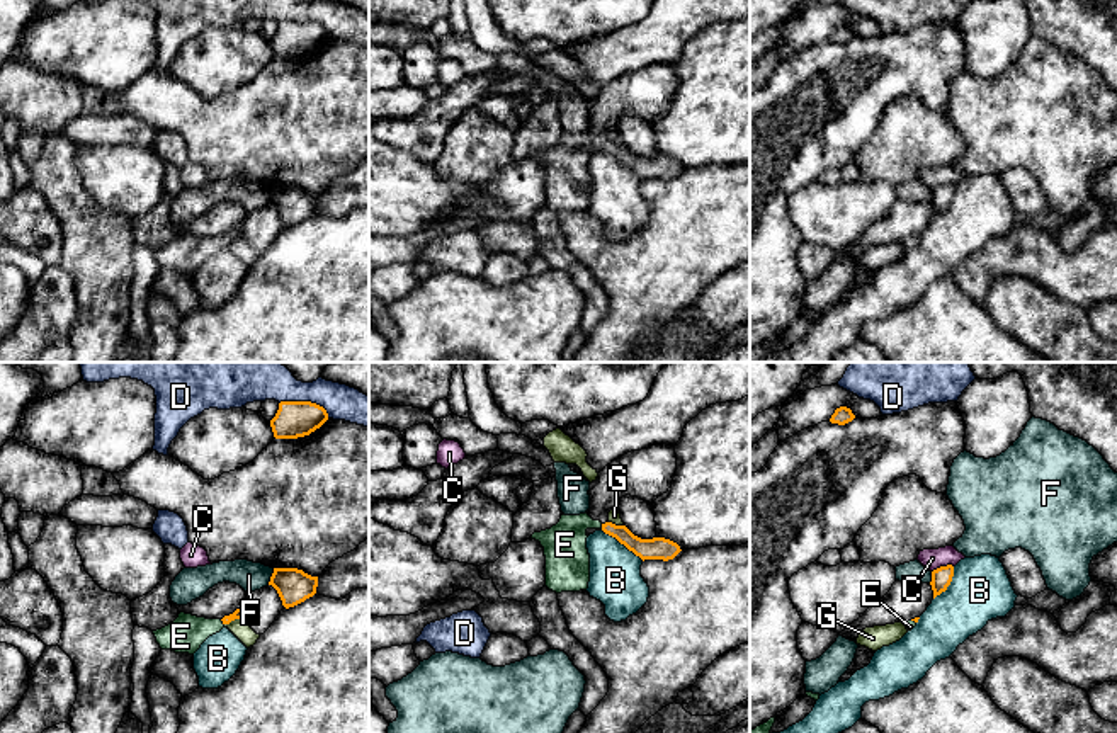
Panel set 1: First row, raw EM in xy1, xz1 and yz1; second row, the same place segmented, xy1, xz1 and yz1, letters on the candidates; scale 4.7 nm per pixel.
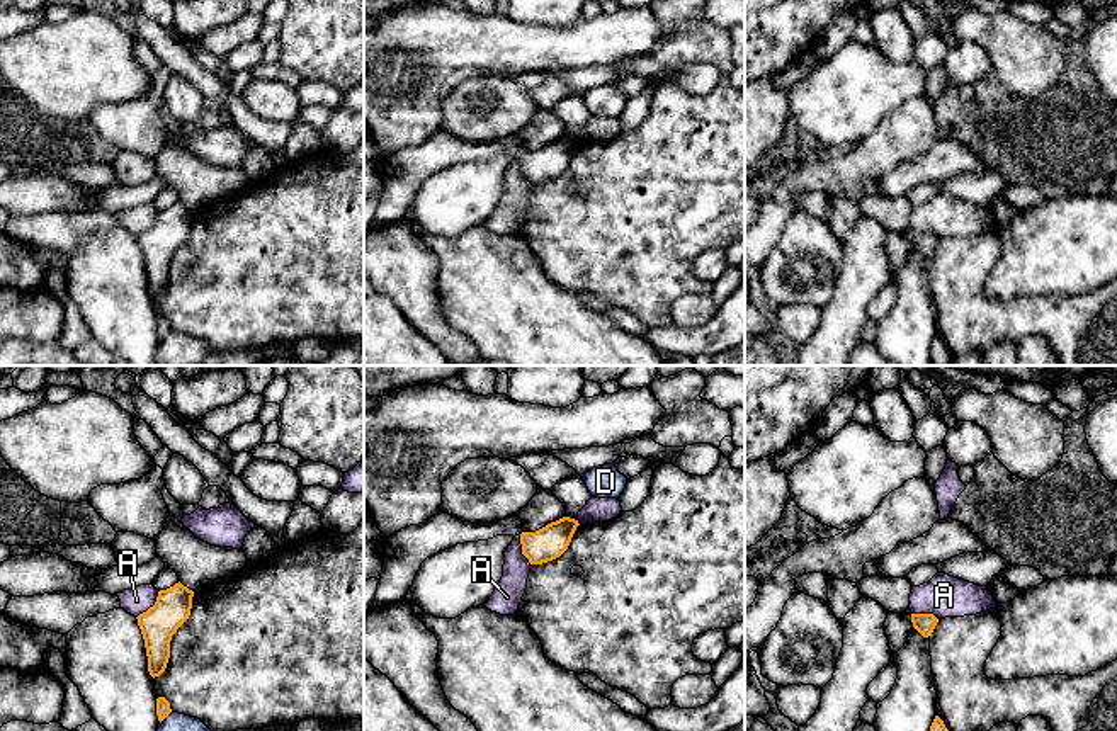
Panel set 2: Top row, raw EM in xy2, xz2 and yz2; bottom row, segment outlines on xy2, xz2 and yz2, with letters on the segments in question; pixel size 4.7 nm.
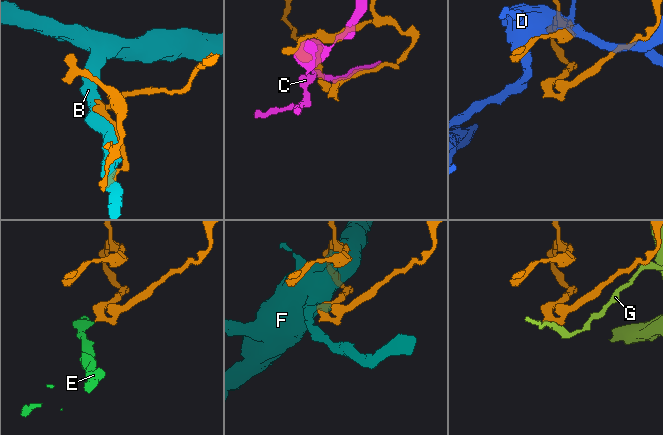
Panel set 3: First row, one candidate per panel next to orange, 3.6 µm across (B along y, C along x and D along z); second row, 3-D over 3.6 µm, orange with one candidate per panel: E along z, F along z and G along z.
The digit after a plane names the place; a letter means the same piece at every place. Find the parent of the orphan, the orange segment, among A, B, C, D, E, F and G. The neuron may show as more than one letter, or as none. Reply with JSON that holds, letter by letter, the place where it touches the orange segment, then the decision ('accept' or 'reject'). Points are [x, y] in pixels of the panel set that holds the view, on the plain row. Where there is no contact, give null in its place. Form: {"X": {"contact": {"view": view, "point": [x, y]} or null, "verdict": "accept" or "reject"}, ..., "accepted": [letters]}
{"A": {"contact": {"view": "xy2", "point": [153, 225]}, "verdict": "reject"}, "B": {"contact": {"view": "xz1", "point": [623, 162]}, "verdict": "reject"}, "C": {"contact": {"view": "yz1", "point": [942, 186]}, "verdict": "reject"}, "D": {"contact": {"view": "xy1", "point": [306, 21]}, "verdict": "reject"}, "E": {"contact": {"view": "xy1", "point": [223, 242]}, "verdict": "accept"}, "F": {"contact": {"view": "xy1", "point": [271, 196]}, "verdict": "reject"}, "G": {"contact": {"view": "xy1", "point": [233, 238]}, "verdict": "reject"}, "accepted": ["E"]}

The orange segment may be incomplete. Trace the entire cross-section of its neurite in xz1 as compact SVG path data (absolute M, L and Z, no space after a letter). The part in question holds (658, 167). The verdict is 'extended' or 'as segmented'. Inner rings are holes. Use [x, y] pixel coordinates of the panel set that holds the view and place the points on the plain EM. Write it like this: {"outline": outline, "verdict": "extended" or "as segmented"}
{"outline": "M587 131L580 134L561 134L551 148L534 151L546 175L546 206L556 213L580 211L588 207L590 173L587 168L587 150L602 148L615 156L636 175L644 179L673 179L682 168L665 156L641 158L626 145L593 139Z", "verdict": "extended"}

